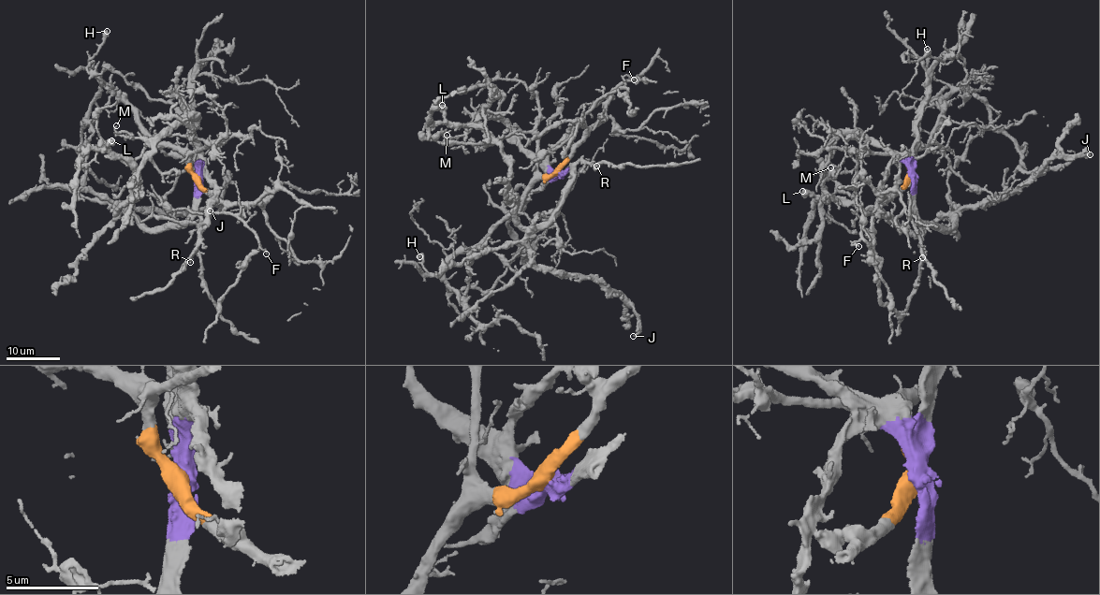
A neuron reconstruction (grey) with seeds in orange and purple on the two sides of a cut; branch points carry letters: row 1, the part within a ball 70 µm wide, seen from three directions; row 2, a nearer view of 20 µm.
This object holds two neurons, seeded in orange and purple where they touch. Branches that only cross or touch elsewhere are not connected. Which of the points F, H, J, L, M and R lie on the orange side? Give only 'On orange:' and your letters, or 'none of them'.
On orange: F, H

